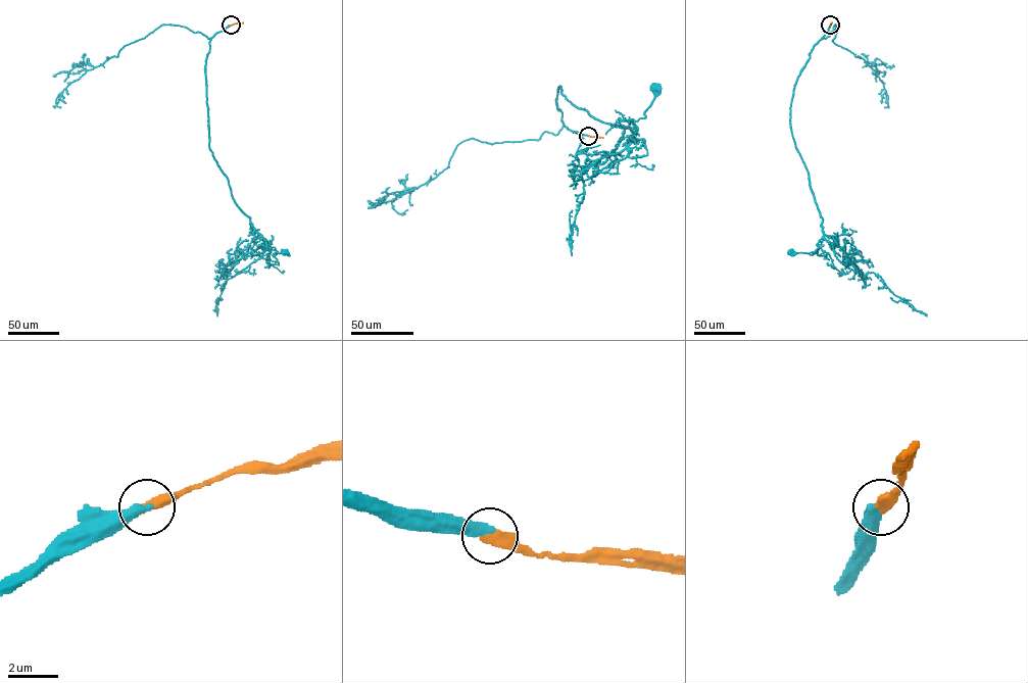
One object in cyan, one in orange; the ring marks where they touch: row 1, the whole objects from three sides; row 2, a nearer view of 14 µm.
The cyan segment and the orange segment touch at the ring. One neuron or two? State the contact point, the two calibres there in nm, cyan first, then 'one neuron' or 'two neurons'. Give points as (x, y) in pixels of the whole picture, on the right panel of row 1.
place (830, 25); calibres 420 and 440 nm; one neuron

